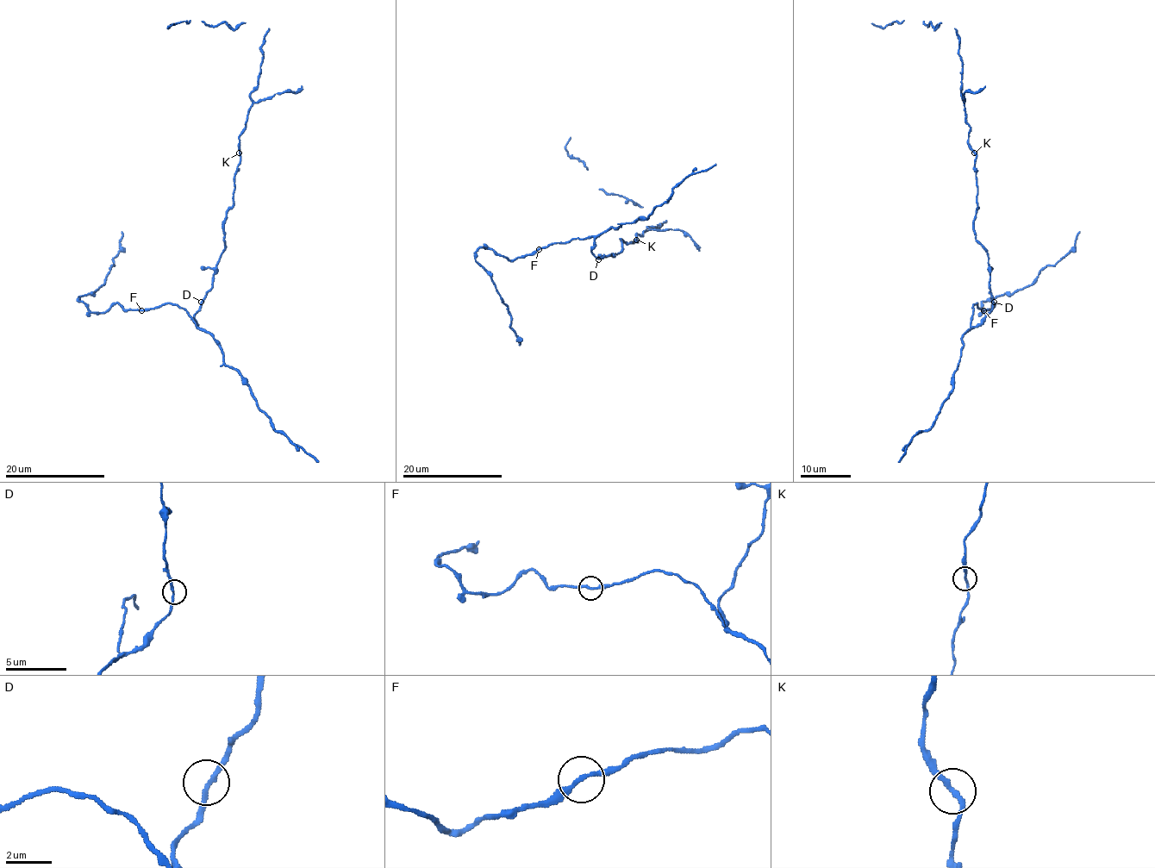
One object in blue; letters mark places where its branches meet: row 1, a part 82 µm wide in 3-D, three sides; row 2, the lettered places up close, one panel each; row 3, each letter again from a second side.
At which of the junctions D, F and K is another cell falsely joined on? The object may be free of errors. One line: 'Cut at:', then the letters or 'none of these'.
Cut at: none of these

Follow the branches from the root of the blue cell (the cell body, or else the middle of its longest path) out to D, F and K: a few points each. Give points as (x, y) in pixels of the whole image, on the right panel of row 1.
D: (983, 246), (989, 257), (989, 293), (994, 302)
F: (983, 246), (989, 257), (992, 309), (980, 324), (972, 327), (972, 307), (976, 302), (983, 310)
K: (983, 246), (976, 239), (973, 229), (977, 207), (975, 152)

